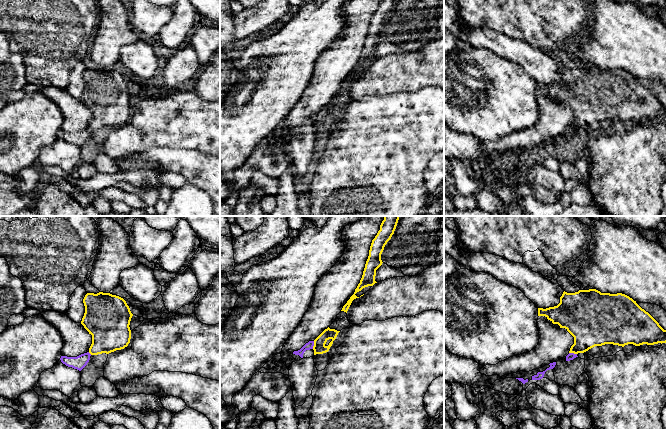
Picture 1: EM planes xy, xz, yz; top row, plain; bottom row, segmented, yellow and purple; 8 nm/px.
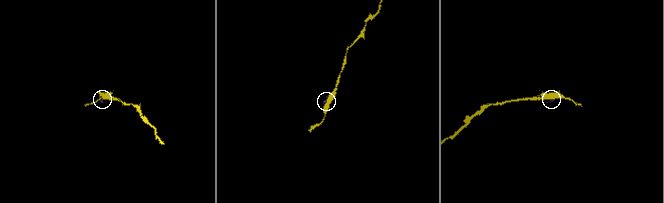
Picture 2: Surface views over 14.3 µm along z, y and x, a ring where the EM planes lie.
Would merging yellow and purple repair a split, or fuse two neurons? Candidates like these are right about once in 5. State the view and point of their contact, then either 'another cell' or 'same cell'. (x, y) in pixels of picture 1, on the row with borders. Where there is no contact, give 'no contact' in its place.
meets yellow in xz at (314, 345); another cell

